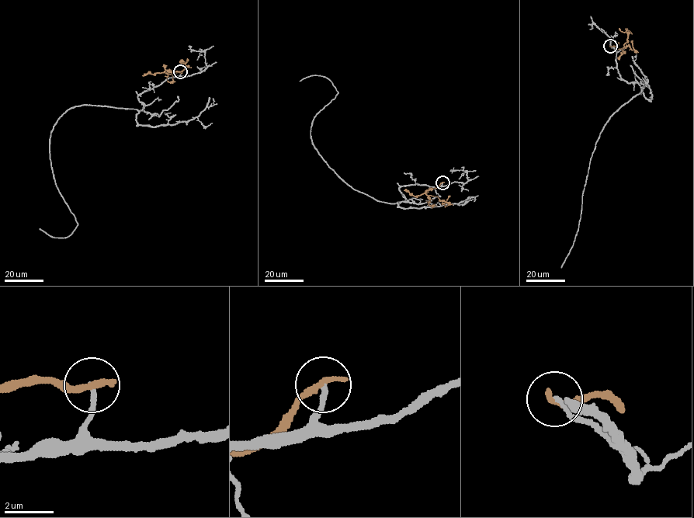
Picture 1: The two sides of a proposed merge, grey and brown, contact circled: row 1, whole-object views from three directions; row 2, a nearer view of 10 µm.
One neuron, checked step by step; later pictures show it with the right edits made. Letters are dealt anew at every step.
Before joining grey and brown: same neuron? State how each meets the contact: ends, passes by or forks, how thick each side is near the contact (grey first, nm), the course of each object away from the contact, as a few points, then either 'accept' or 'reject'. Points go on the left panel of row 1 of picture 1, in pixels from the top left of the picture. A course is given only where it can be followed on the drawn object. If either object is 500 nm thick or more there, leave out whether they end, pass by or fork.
grey ends; brown ends; calibres 200 and 300 nm; course grey (180, 71), (140, 93), (141, 109), (81, 105), (60, 117), (50, 156), (78, 225), (63, 238), (39, 228); course brown (180, 71), (165, 70), (164, 72), (182, 71), (185, 67), (183, 61), (183, 67); reject

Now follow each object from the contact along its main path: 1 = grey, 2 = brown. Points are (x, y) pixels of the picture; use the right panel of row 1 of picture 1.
1: (610, 46), (621, 78), (642, 90), (614, 112), (600, 133), (577, 231), (564, 262)
2: (610, 46), (623, 48), (627, 41), (626, 30), (632, 34)

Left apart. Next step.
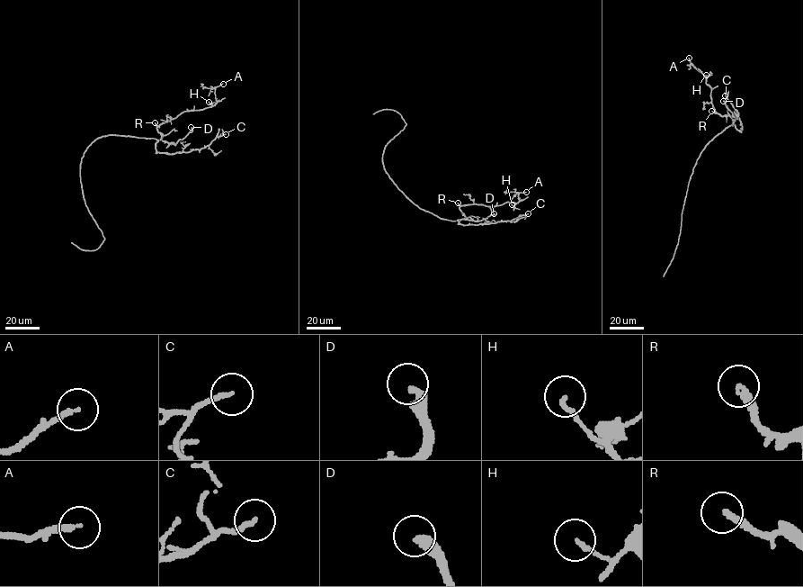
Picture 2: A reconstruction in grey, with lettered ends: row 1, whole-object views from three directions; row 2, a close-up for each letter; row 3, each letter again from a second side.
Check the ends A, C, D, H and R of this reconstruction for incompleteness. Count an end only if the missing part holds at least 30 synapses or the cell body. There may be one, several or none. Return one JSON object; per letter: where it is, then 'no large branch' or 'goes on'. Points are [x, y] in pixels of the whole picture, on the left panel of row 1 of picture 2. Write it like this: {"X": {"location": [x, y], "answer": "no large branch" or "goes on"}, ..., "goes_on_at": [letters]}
{"A": {"location": [223, 84], "answer": "no large branch"}, "C": {"location": [226, 134], "answer": "no large branch"}, "D": {"location": [191, 127], "answer": "goes on"}, "H": {"location": [209, 102], "answer": "no large branch"}, "R": {"location": [155, 122], "answer": "goes on"}, "goes_on_at": ["D", "R"]}

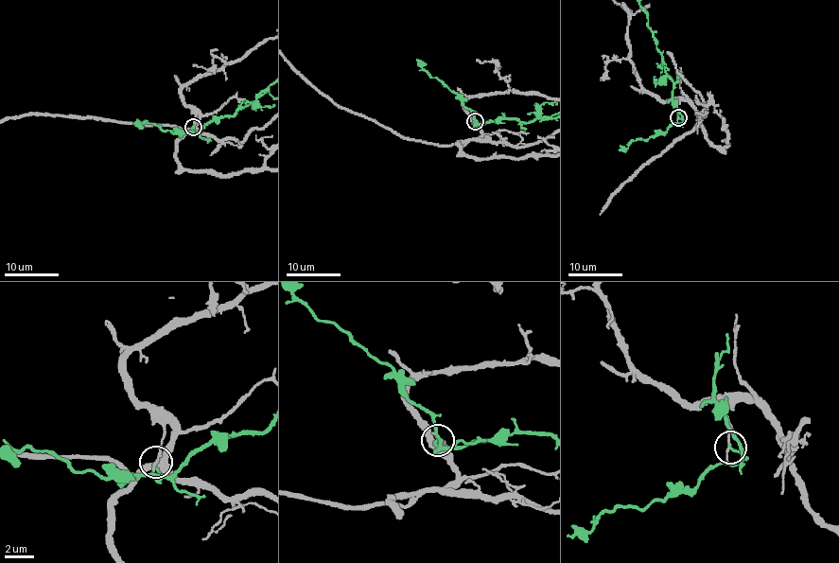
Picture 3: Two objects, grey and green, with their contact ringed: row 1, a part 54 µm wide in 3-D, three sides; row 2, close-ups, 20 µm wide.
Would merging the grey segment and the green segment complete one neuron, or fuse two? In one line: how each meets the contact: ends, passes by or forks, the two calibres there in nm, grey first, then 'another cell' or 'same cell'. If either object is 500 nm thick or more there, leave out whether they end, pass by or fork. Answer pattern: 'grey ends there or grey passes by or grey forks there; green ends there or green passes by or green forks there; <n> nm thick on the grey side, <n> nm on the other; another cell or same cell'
grey ends there; green ends there; 150 nm thick on the grey side, 140 nm on the other; another cell

